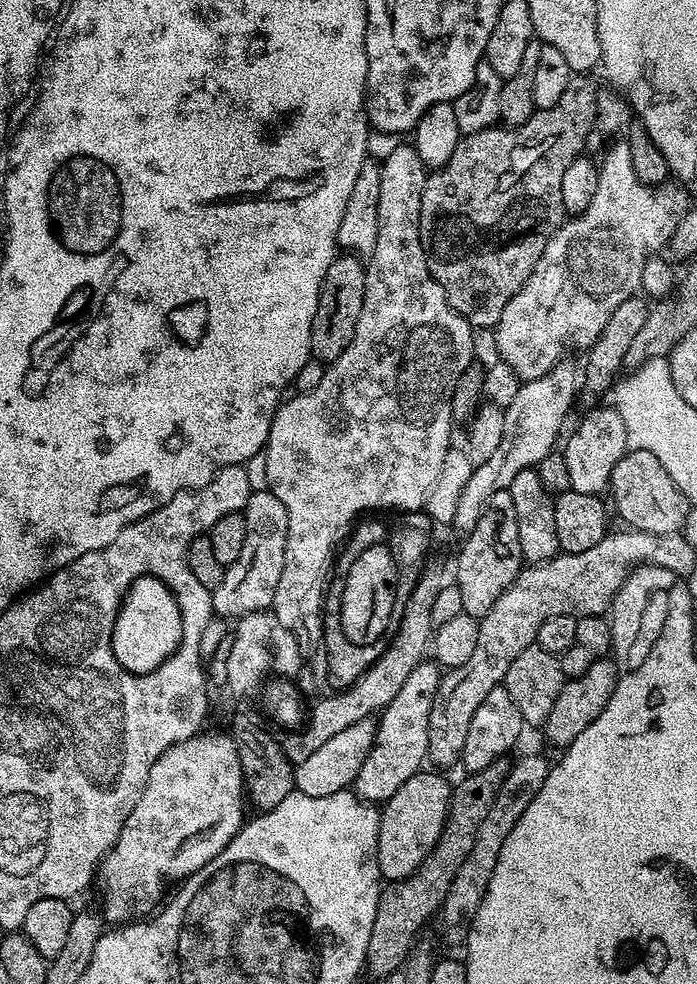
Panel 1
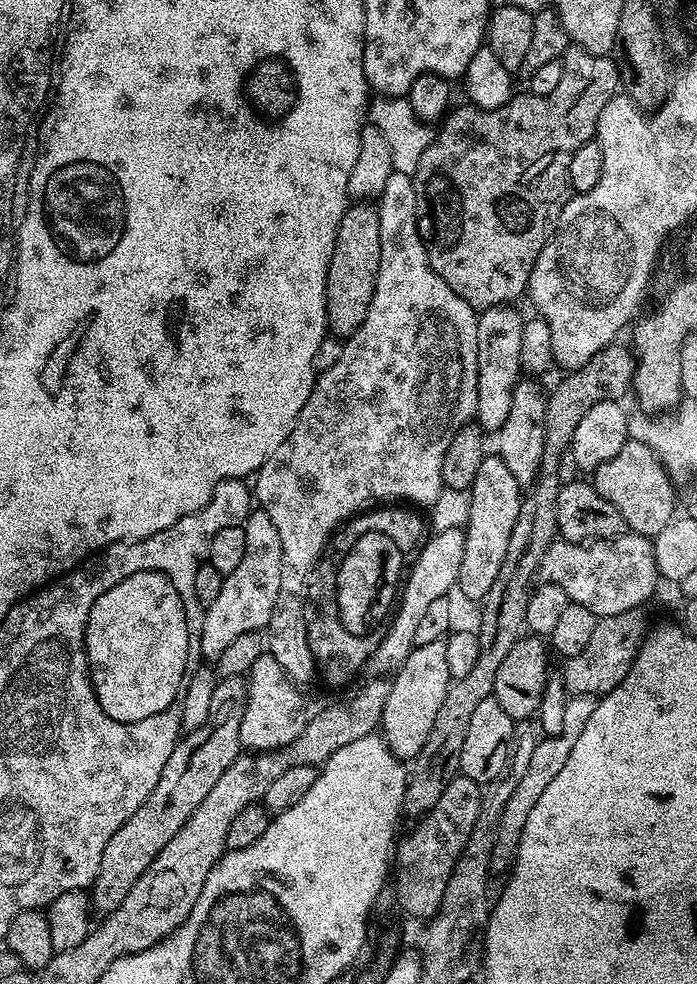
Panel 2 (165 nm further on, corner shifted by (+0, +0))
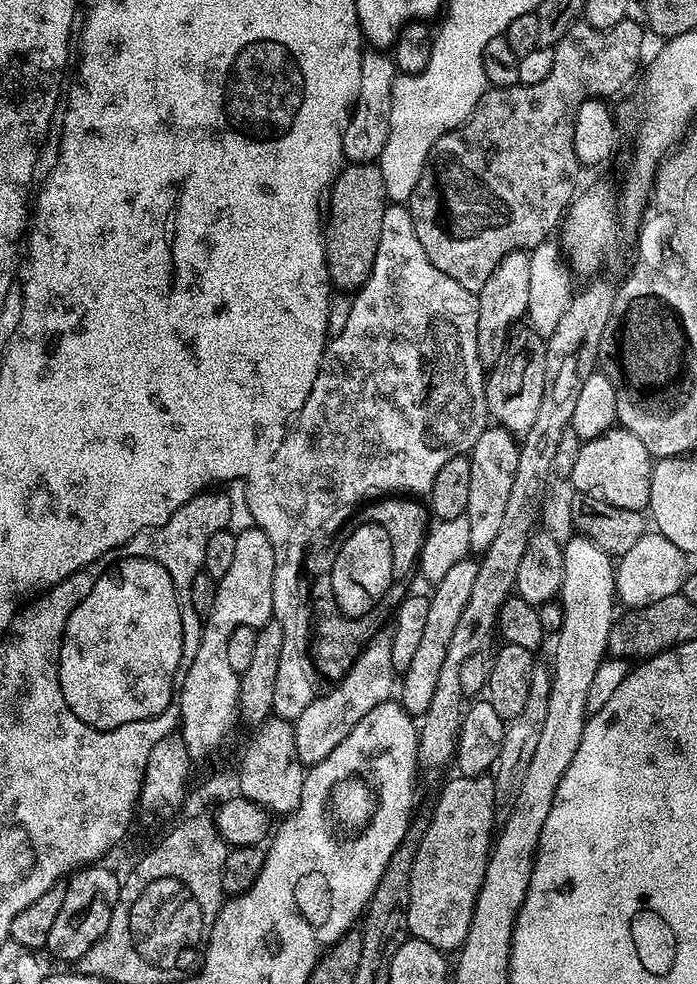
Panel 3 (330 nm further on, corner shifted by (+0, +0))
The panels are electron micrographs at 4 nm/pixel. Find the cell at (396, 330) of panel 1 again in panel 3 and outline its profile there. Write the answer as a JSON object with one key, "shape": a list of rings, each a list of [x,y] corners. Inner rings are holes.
{"shape":[[[389,203],[386,214],[382,214],[382,238],[378,238],[378,254],[374,258],[374,266],[370,278],[351,297],[350,319],[346,321],[346,327],[342,334],[331,337],[325,349],[324,357],[320,363],[318,374],[314,378],[314,386],[310,390],[310,398],[302,406],[302,410],[292,421],[288,432],[284,435],[282,446],[258,466],[258,470],[251,472],[246,477],[248,489],[244,492],[244,500],[248,503],[248,512],[252,515],[251,523],[264,531],[266,538],[270,538],[270,546],[274,546],[274,586],[273,586],[273,612],[272,619],[282,626],[282,654],[278,657],[278,679],[274,682],[274,706],[275,715],[284,720],[295,721],[314,702],[318,695],[316,680],[318,673],[312,664],[309,652],[309,636],[312,632],[313,609],[308,608],[308,584],[304,581],[304,555],[308,547],[319,538],[323,532],[339,533],[340,529],[351,519],[369,498],[379,497],[381,494],[420,494],[416,492],[431,493],[434,486],[434,478],[450,458],[471,453],[474,442],[482,438],[482,434],[490,426],[488,407],[486,406],[486,394],[484,393],[484,382],[486,369],[478,358],[478,302],[477,293],[466,290],[466,286],[458,286],[454,278],[442,274],[430,258],[426,258],[426,250],[422,242],[418,242],[418,230],[414,230],[414,218],[407,207],[402,204]]]}

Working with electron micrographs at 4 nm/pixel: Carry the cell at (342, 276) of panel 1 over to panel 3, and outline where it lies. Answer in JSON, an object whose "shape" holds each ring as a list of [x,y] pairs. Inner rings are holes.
{"shape":[[[345,163],[337,172],[326,196],[326,223],[322,228],[328,279],[335,287],[337,284],[359,290],[370,278],[378,254],[378,238],[382,238],[382,214],[386,214],[389,203],[379,163]]]}

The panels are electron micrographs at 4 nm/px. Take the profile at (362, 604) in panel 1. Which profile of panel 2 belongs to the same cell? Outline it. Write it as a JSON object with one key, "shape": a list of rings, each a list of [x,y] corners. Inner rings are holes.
{"shape":[[[359,533],[349,552],[339,557],[336,570],[337,606],[345,630],[354,635],[366,635],[373,628],[385,623],[386,617],[397,603],[405,568],[405,553],[400,552],[390,538],[380,533]]]}

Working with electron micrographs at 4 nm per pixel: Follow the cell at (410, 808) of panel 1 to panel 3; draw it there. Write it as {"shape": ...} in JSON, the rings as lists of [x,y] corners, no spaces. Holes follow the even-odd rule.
{"shape":[[[491,775],[462,776],[454,778],[440,792],[436,809],[428,820],[428,828],[414,858],[410,874],[410,902],[408,903],[408,931],[415,939],[430,942],[430,946],[445,954],[455,953],[466,942],[466,930],[470,930],[470,918],[474,914],[474,902],[486,874],[488,853],[492,850],[494,829],[498,824],[496,791]]]}

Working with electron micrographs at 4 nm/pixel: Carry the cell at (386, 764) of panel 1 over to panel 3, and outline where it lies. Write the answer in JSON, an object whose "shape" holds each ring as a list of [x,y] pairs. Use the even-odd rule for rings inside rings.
{"shape":[[[465,558],[455,562],[446,576],[434,584],[428,596],[430,610],[426,617],[426,626],[422,633],[414,658],[410,658],[410,666],[402,674],[398,684],[398,700],[413,717],[423,717],[430,706],[430,698],[434,698],[434,690],[438,690],[438,670],[442,670],[442,661],[446,658],[446,650],[450,647],[450,637],[454,635],[460,621],[462,609],[470,598],[470,589],[474,587],[474,577],[478,575],[478,563],[475,559]]]}

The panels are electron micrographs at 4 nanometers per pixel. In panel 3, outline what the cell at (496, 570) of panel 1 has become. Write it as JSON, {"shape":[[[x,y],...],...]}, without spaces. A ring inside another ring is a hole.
{"shape":[[[489,426],[474,442],[468,456],[470,462],[470,502],[466,515],[470,522],[471,551],[482,554],[494,542],[498,529],[502,526],[502,513],[506,510],[506,501],[510,499],[510,490],[514,486],[514,474],[518,470],[520,445],[517,437],[499,426]]]}

